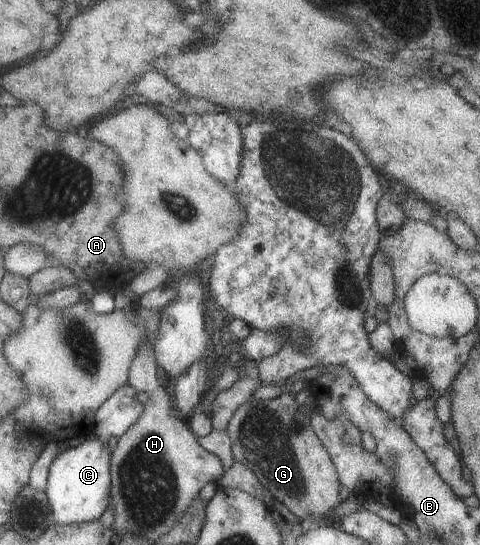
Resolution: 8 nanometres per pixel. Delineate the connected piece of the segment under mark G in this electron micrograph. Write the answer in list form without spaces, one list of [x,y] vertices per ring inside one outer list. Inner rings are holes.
[[[289,390],[274,399],[251,399],[242,404],[234,412],[225,432],[231,441],[233,460],[246,466],[272,498],[281,503],[303,525],[314,526],[311,525],[312,522],[321,521],[328,510],[335,508],[342,501],[339,497],[341,486],[329,455],[314,435],[309,418],[300,410]]]

